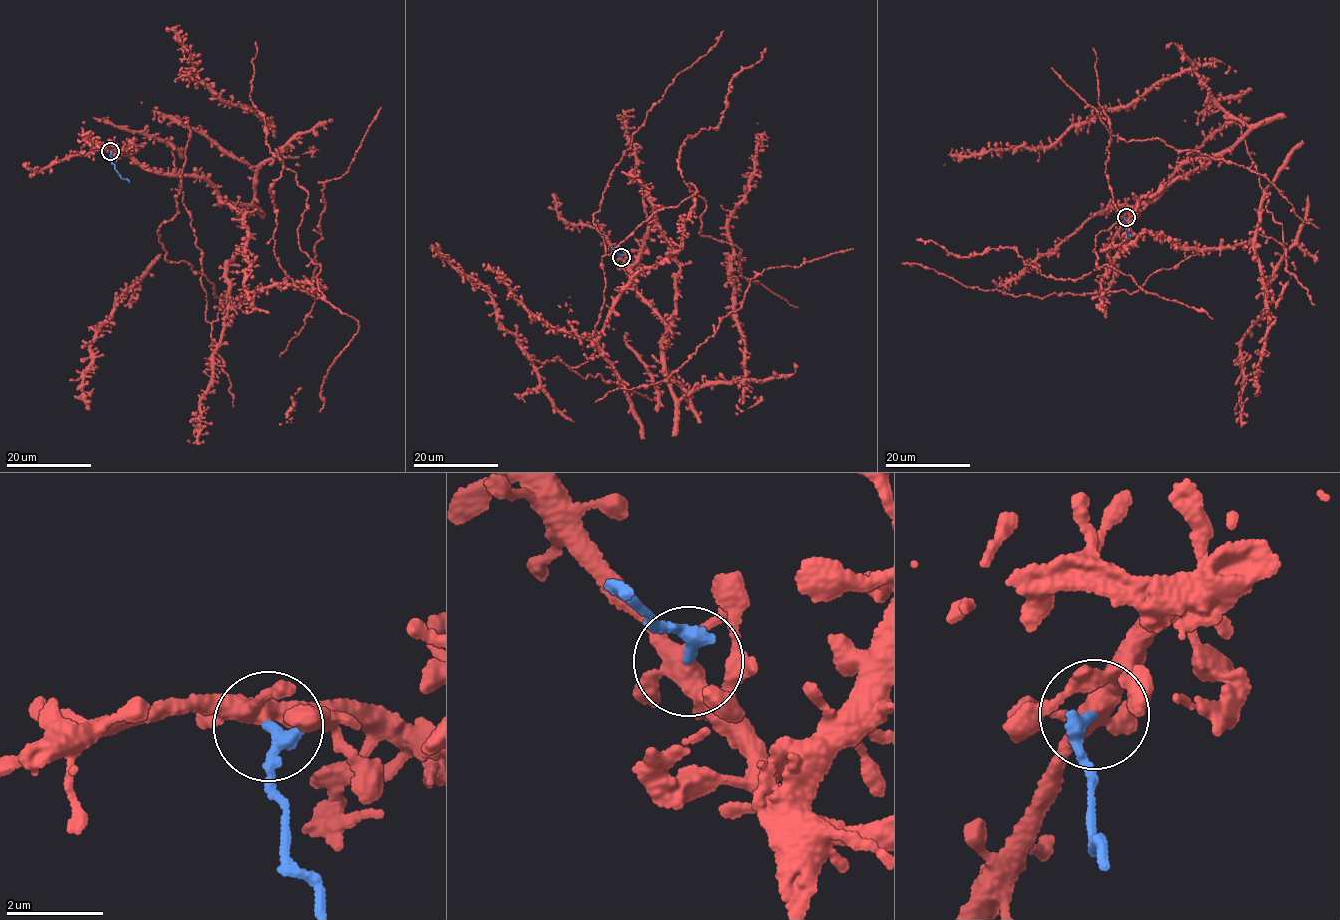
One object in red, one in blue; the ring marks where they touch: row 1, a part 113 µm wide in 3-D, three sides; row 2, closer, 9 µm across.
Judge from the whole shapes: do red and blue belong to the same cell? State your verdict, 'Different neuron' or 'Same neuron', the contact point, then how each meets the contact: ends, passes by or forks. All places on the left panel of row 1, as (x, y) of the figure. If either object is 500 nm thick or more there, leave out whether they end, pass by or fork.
Different neuron. Place: (110, 151). At the ring red forks. At the ring blue ends

